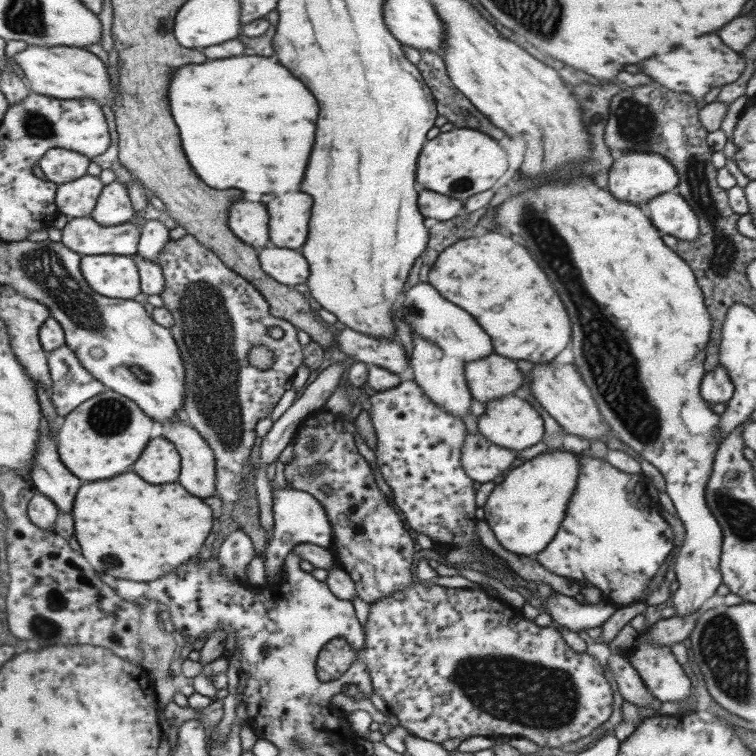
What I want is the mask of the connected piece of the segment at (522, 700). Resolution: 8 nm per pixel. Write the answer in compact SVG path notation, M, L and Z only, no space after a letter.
M417 581L404 590L398 590L392 596L372 602L369 608L370 614L368 614L368 620L366 620L366 628L363 628L364 648L354 650L347 639L334 638L327 645L324 645L319 652L315 662L316 674L322 682L326 680L336 681L349 669L350 665L358 662L358 655L360 655L360 659L366 661L366 665L368 665L373 690L376 690L382 696L382 699L389 706L390 713L398 718L399 725L406 728L411 735L438 744L441 744L444 740L450 740L450 738L466 740L472 738L472 736L488 736L488 738L497 739L510 736L517 739L532 740L540 747L562 748L566 742L576 742L584 736L588 737L594 729L604 724L612 714L612 704L614 704L612 686L604 676L604 670L596 657L592 657L587 651L575 652L564 641L554 625L538 626L534 620L525 618L520 609L509 606L499 597L482 588L446 588L436 584L435 581L430 583Z

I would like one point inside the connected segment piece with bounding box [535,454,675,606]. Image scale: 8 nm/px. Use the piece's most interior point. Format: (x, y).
(613, 537)

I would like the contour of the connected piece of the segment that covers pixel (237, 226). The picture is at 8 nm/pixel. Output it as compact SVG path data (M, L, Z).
M244 198L230 204L228 227L246 244L255 249L272 246L268 229L268 211L262 202L246 202Z

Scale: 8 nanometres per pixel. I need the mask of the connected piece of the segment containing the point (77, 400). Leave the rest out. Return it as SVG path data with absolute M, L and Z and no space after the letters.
M68 345L45 353L53 384L50 399L60 416L70 414L77 406L87 402L88 398L108 390L82 366Z

